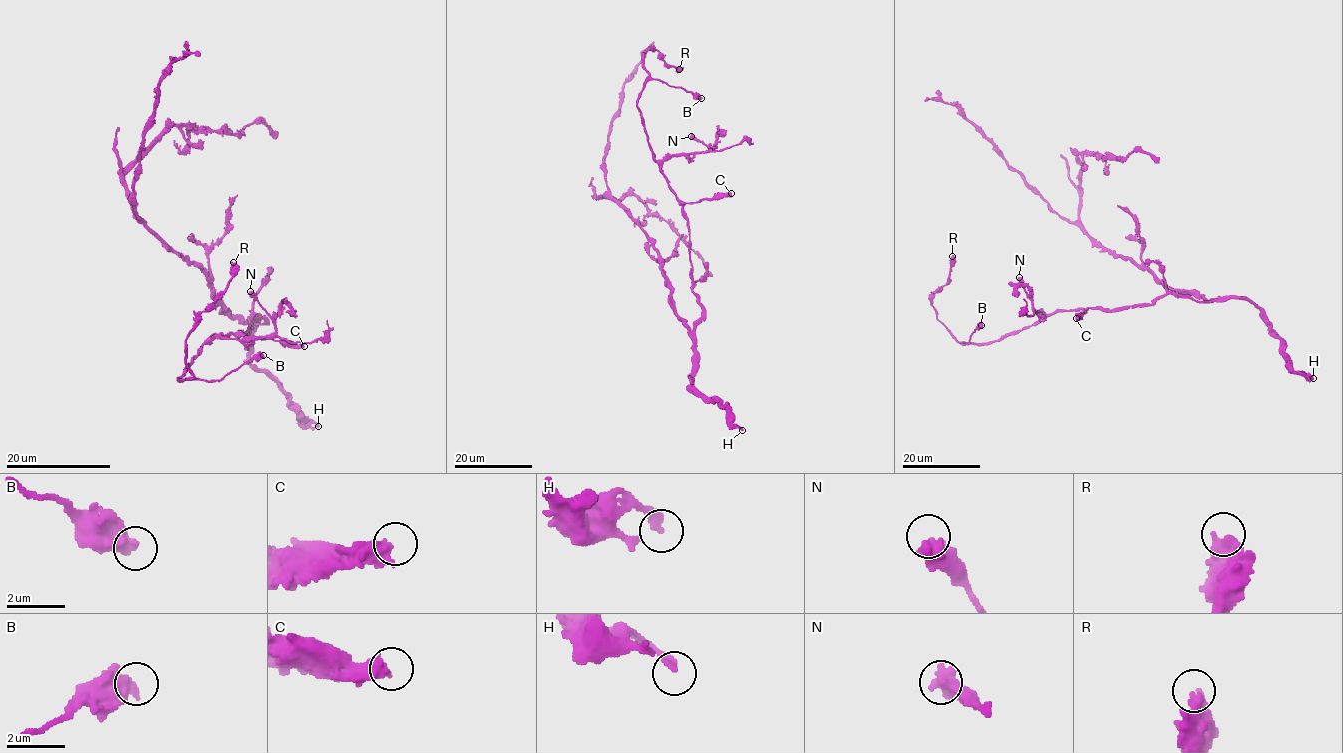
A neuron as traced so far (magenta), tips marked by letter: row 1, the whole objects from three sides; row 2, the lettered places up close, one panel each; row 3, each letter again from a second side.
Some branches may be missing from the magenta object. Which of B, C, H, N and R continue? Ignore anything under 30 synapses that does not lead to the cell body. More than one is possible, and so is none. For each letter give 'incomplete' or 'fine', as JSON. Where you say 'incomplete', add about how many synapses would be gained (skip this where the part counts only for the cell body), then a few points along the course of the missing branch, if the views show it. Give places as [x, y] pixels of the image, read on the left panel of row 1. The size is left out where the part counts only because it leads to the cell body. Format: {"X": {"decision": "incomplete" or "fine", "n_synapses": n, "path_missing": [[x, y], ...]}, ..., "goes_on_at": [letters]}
{"B": {"decision": "fine"}, "C": {"decision": "fine"}, "H": {"decision": "fine"}, "N": {"decision": "fine"}, "R": {"decision": "fine"}, "goes_on_at": []}

